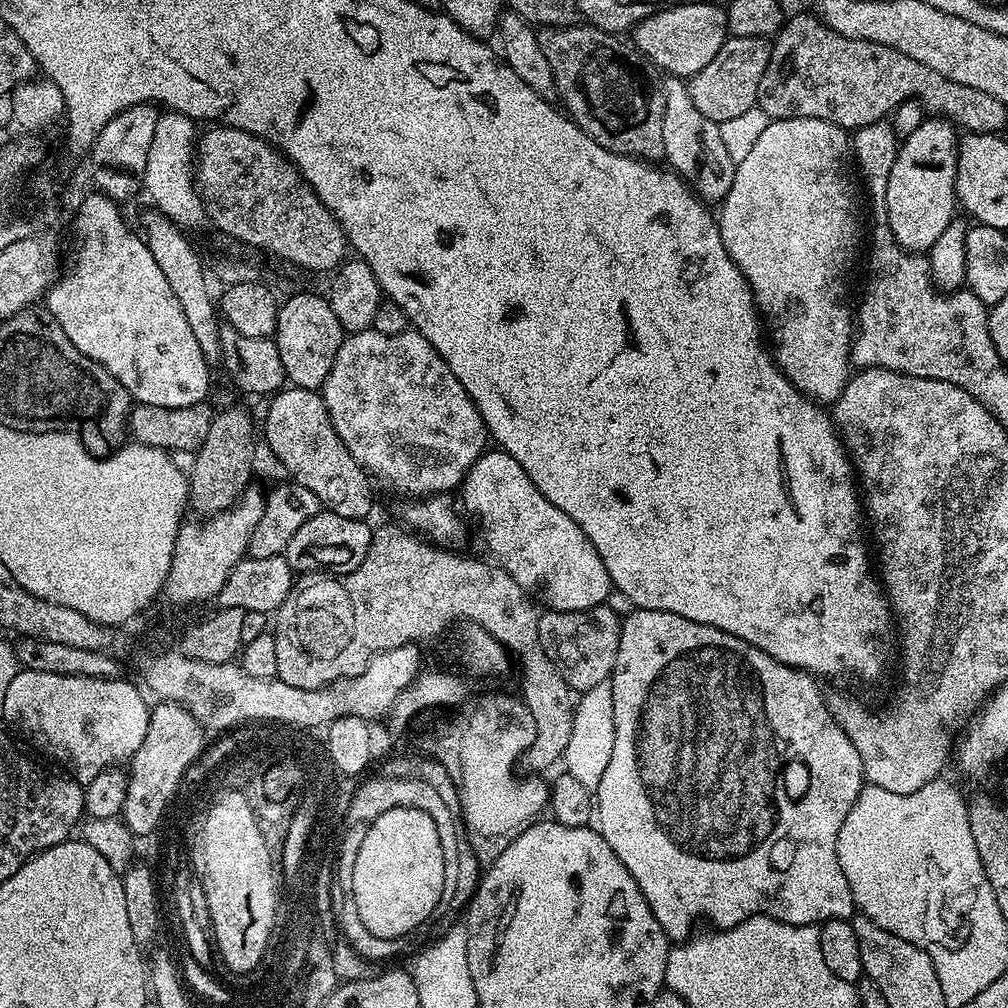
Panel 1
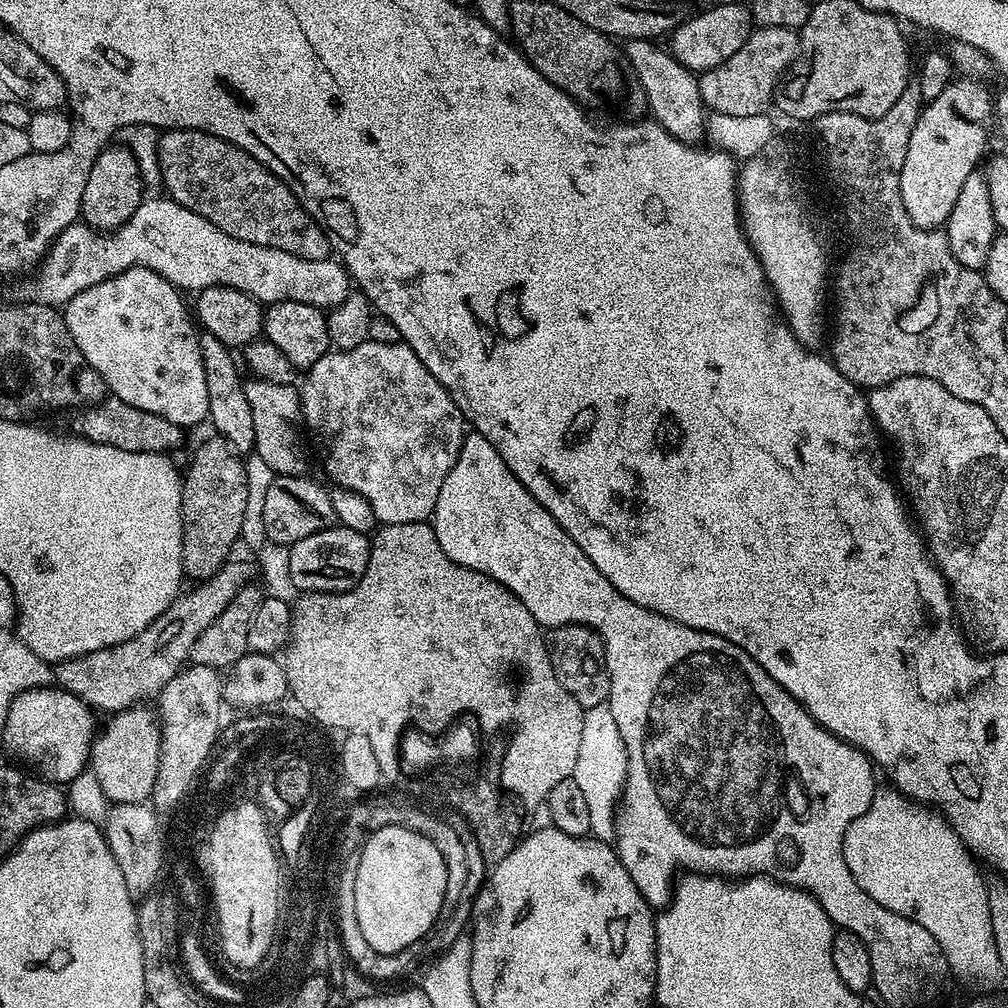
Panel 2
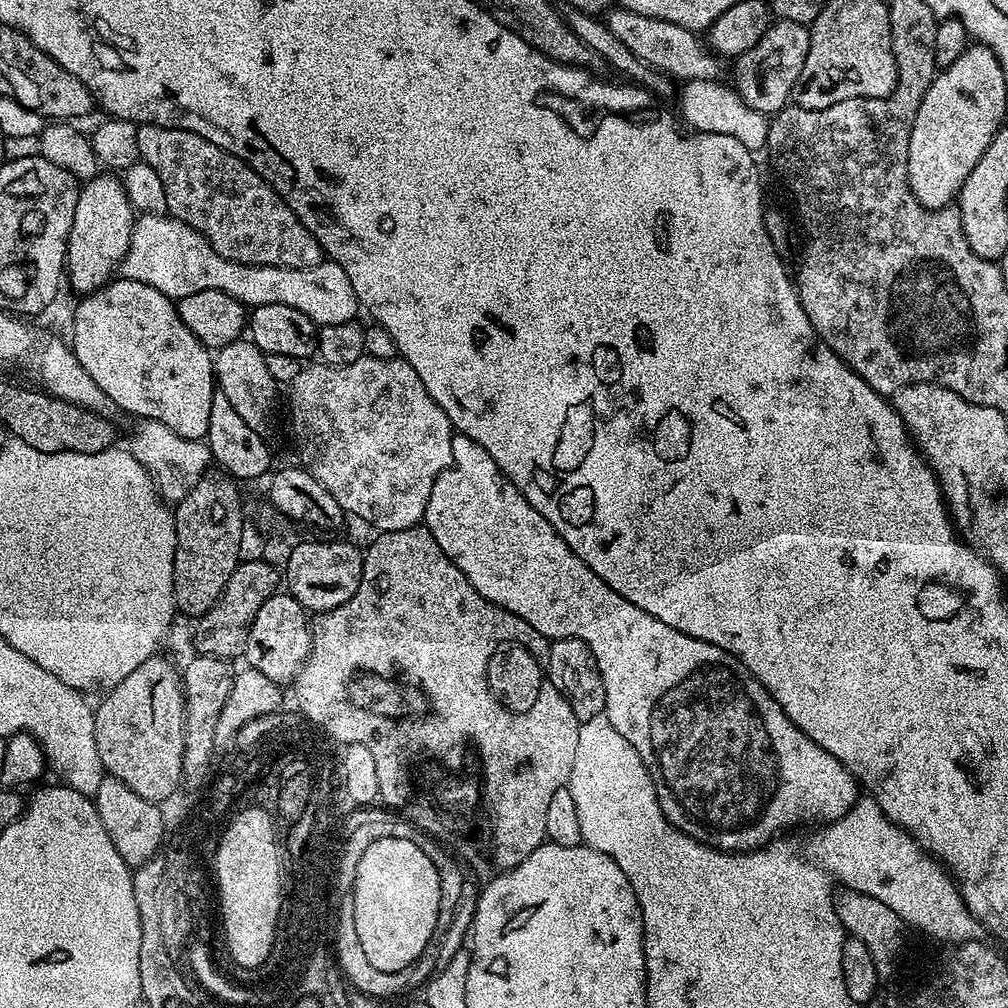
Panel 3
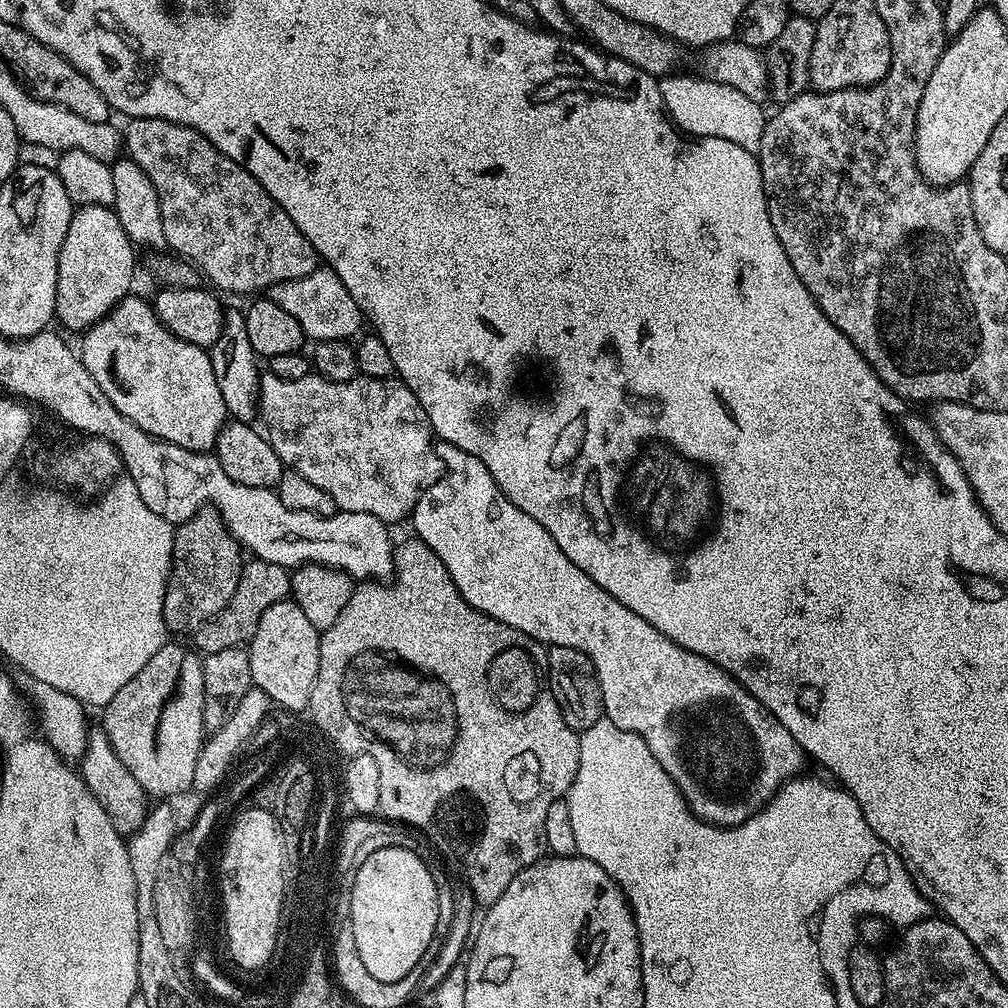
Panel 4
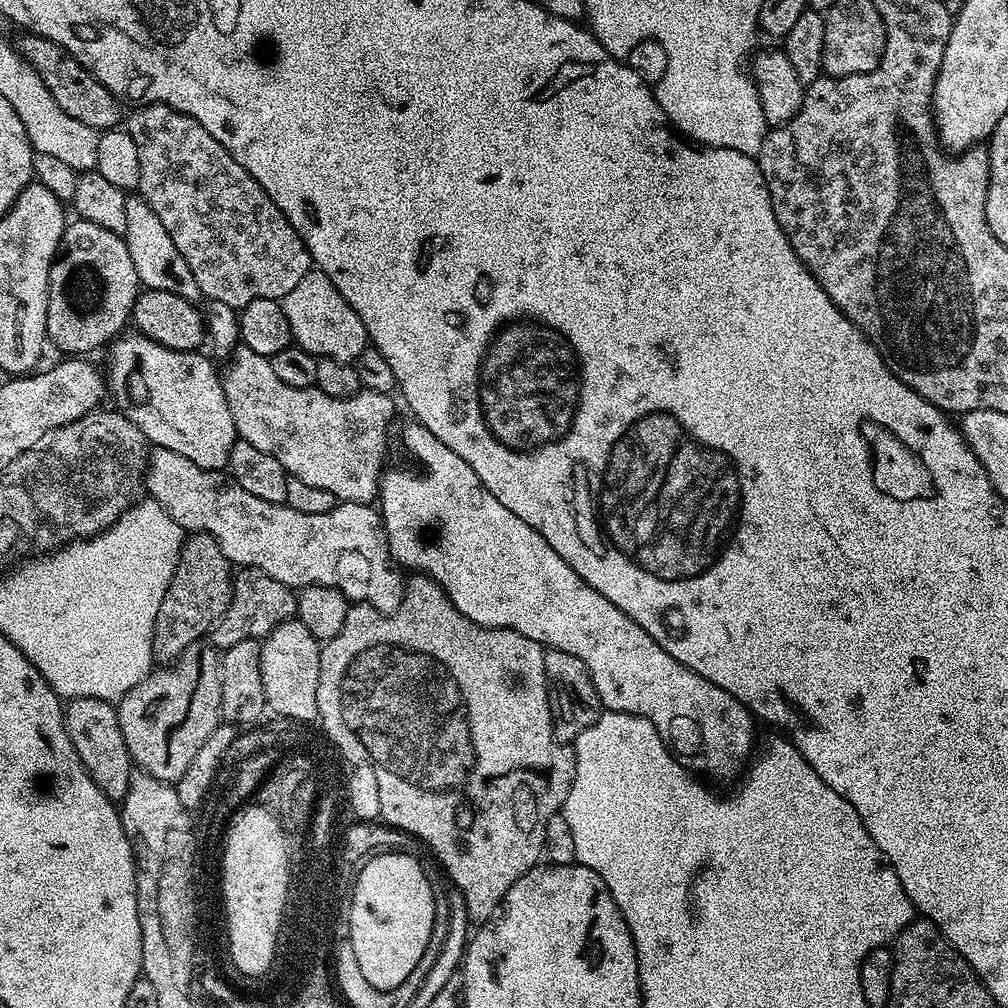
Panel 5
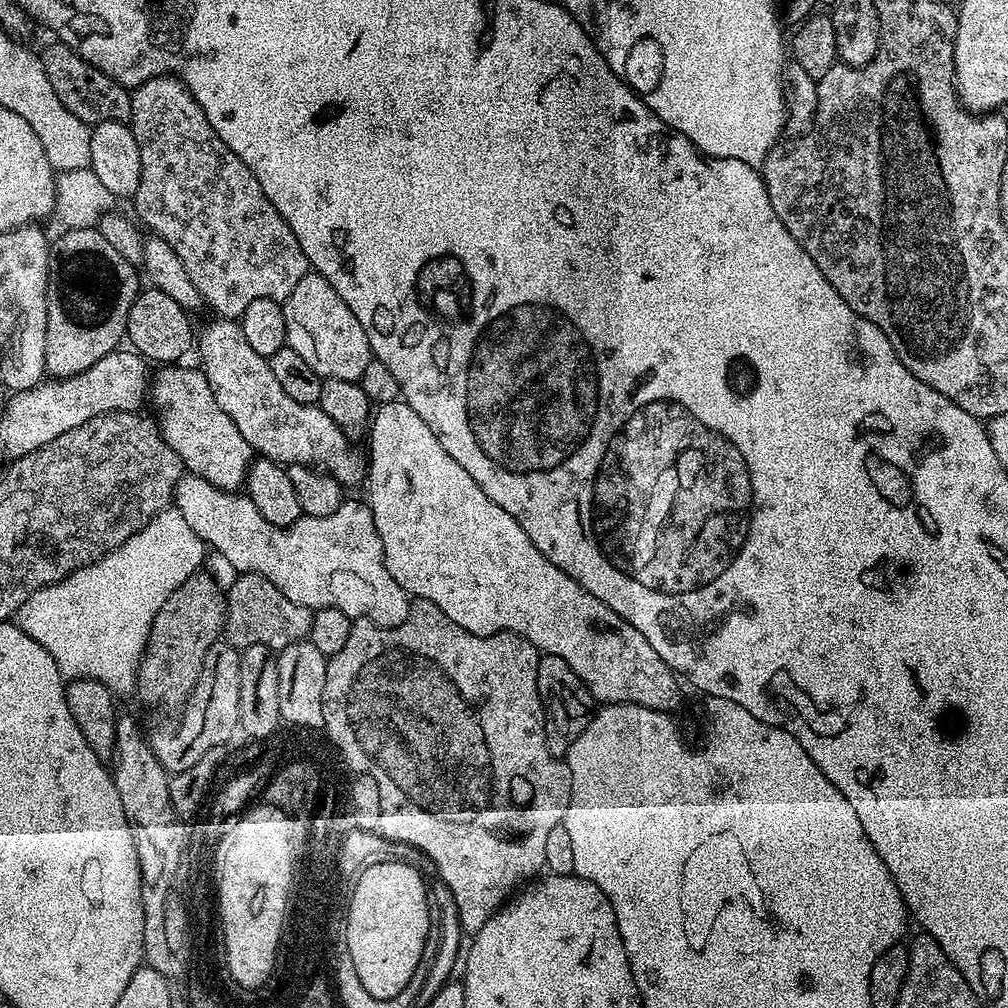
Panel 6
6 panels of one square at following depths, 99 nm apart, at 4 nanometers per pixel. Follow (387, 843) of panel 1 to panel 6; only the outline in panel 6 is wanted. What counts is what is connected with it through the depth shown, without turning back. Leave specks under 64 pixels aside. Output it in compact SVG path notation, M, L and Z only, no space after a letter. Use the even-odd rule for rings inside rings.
M378 862L361 871L348 910L352 914L349 944L364 984L377 996L399 992L415 968L423 940L430 930L428 887L414 866Z

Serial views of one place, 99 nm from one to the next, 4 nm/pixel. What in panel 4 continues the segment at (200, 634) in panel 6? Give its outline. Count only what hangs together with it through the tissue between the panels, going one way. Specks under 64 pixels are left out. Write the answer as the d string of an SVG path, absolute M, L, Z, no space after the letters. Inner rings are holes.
M205 506L184 524L175 525L173 534L172 571L164 602L164 621L171 633L195 632L201 624L214 618L234 598L242 567L240 543L230 534L220 511Z

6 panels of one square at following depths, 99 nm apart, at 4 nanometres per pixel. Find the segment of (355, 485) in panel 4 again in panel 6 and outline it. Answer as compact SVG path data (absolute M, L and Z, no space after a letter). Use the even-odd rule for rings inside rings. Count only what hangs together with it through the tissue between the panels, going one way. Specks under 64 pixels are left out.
M232 318L213 320L196 340L201 369L218 401L252 450L277 464L302 464L326 471L341 486L365 479L366 460L352 452L350 438L322 411L319 405L295 402L275 380L267 357L251 349L239 321Z

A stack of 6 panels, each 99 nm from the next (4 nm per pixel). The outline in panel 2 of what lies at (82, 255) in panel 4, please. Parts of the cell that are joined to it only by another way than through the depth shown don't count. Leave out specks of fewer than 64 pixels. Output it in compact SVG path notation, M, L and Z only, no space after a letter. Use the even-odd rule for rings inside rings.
M109 146L96 155L94 166L86 178L86 191L80 195L80 215L83 223L97 232L111 234L121 228L138 210L141 200L146 196L144 177L140 174L140 167L134 154L128 147Z

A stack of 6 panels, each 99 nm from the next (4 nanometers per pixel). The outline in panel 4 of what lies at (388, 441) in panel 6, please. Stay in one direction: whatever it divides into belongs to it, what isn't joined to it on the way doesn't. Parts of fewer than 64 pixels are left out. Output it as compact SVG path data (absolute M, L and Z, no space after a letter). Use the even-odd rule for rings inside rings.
M440 440L435 445L435 450L438 458L444 463L445 473L443 478L434 482L434 486L430 486L426 491L420 493L418 502L412 507L410 523L412 523L413 530L416 531L413 532L415 539L426 542L426 546L430 546L430 550L434 550L434 554L438 554L438 558L442 558L442 566L446 566L450 578L454 578L454 586L458 586L462 598L466 602L470 602L470 606L474 606L474 610L478 610L498 622L506 622L506 626L514 626L514 630L522 630L522 634L530 634L530 638L534 638L539 644L545 646L557 644L582 650L582 654L586 654L590 658L596 671L596 677L602 690L604 716L610 722L614 722L616 729L630 730L644 739L650 746L650 752L658 758L662 770L666 770L666 774L670 774L670 778L676 783L680 793L684 795L688 808L698 819L726 828L746 822L755 812L759 812L788 780L803 769L800 767L806 763L806 757L798 746L798 742L794 742L790 730L786 730L786 726L782 726L778 722L778 718L774 718L774 714L770 714L770 710L766 710L766 706L762 706L762 702L758 702L758 698L751 696L732 675L719 668L714 662L678 646L670 638L666 638L666 634L662 634L662 630L654 630L654 626L650 626L650 622L646 622L646 618L634 614L634 610L626 610L626 606L622 606L622 602L618 602L618 598L606 594L606 590L602 590L602 586L598 586L598 582L594 582L594 578L590 578L590 574L586 574L586 570L578 570L578 566L574 562L570 562L570 558L566 558L566 554L562 554L562 546L558 546L558 542L554 542L550 533L542 526L538 526L538 522L534 522L534 518L530 518L530 514L526 514L526 510L518 510L518 506L514 506L514 502L510 502L506 498L506 494L502 494L502 490L498 490L498 482L494 482L490 470L486 466L482 466L482 462L478 462L478 458L474 458L474 454L466 454L466 450L458 450L458 446L445 440Z

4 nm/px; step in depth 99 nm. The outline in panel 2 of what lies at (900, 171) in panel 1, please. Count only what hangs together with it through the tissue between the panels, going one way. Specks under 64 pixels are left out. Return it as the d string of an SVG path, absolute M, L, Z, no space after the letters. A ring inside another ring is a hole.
M976 78L953 79L938 98L923 105L918 122L910 134L910 146L906 150L900 175L902 206L906 206L906 214L910 216L910 222L914 222L914 226L939 229L947 225L950 210L954 210L954 201L962 190L962 182L966 182L966 178L970 178L970 174L977 171L981 163L980 155L988 144L988 123L991 125L993 120L993 93L988 93L984 82Z

